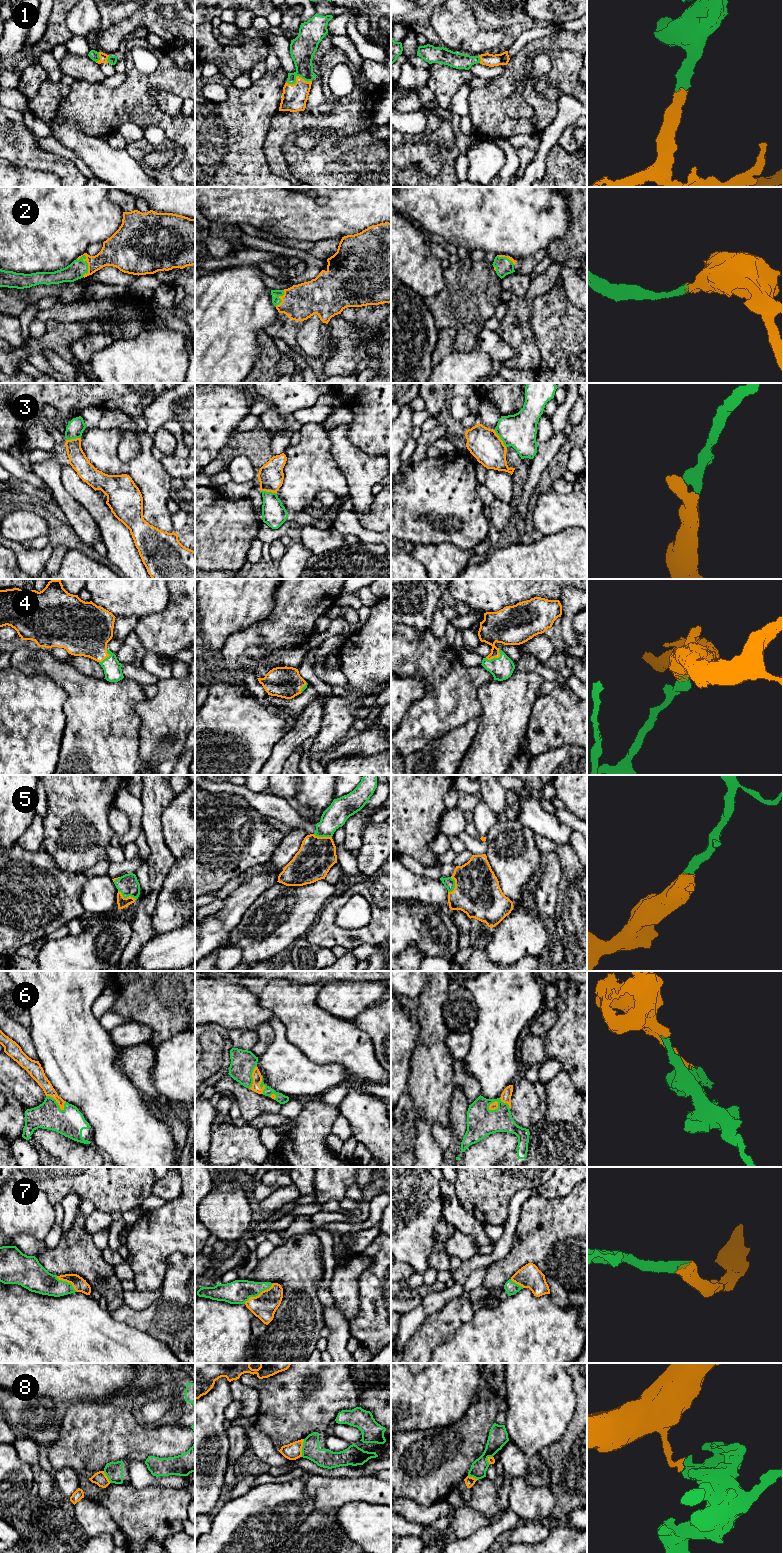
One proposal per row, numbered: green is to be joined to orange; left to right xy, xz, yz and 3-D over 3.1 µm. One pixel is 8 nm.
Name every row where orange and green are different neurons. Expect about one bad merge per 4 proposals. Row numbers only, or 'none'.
8

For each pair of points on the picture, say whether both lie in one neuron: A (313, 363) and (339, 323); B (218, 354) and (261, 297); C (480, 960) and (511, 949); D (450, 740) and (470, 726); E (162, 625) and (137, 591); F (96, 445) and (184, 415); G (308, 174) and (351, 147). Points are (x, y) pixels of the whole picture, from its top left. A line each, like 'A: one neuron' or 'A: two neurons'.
A: two neurons
B: one neuron
C: two neurons
D: one neuron
E: two neurons
F: two neurons
G: one neuron

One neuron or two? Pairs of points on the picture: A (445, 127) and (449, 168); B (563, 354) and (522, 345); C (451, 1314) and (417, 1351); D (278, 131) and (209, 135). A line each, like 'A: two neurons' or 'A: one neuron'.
A: one neuron
B: two neurons
C: one neuron
D: two neurons

